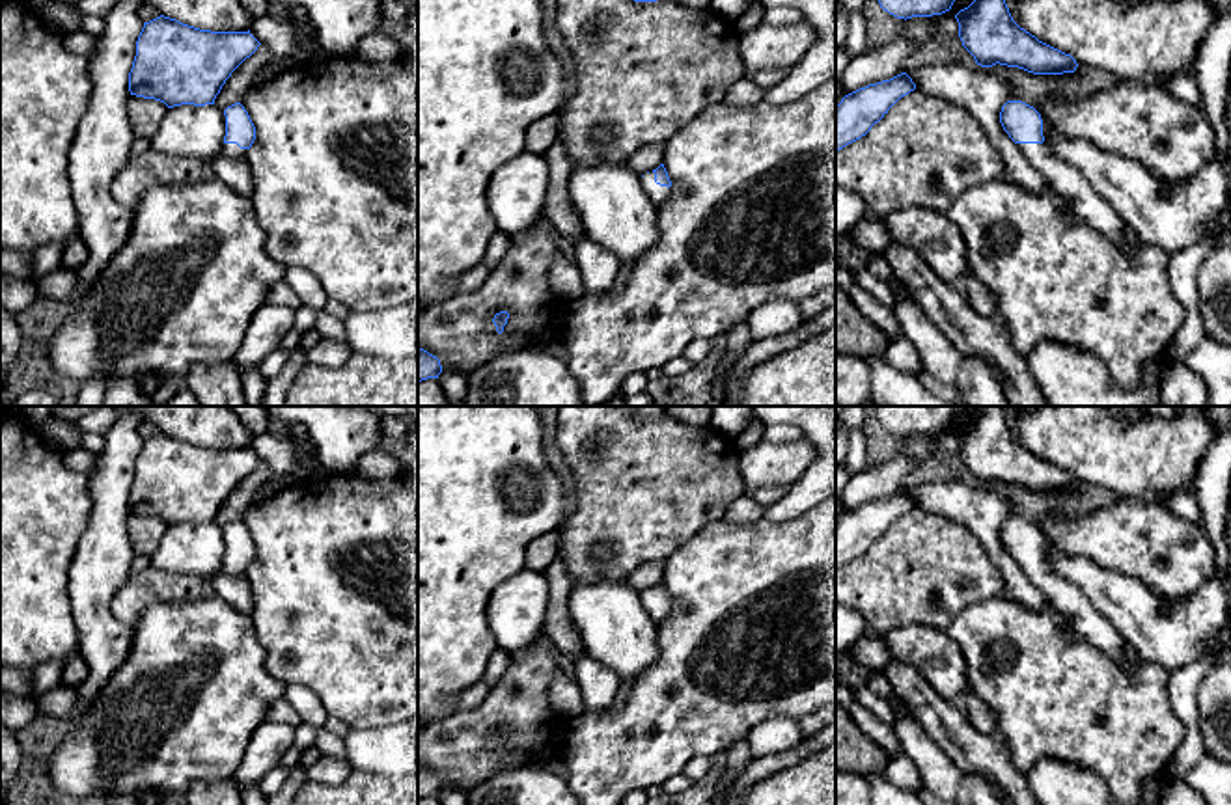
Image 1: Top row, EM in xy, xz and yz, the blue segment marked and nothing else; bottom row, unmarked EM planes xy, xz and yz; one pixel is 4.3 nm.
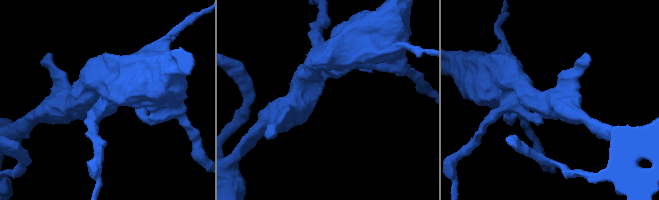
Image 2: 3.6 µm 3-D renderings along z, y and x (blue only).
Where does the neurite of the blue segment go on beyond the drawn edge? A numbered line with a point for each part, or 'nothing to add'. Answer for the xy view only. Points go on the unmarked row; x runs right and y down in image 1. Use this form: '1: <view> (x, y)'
1: xy (232, 567)

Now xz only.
1: xz (657, 610)

